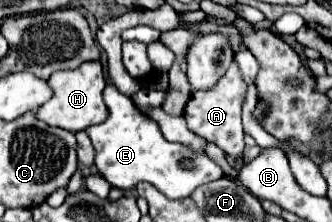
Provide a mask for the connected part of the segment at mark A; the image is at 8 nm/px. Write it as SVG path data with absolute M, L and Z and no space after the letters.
M233 60L231 68L227 70L227 74L223 76L223 80L219 80L219 84L215 84L215 88L211 92L199 92L199 96L193 96L187 106L185 106L185 120L187 126L203 136L207 142L217 144L223 152L227 152L233 158L241 158L243 154L243 124L241 124L241 108L243 108L243 100L247 94L247 84L241 78L239 66Z

